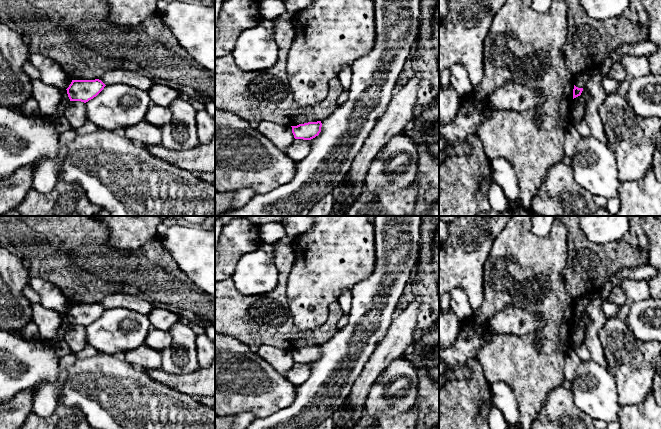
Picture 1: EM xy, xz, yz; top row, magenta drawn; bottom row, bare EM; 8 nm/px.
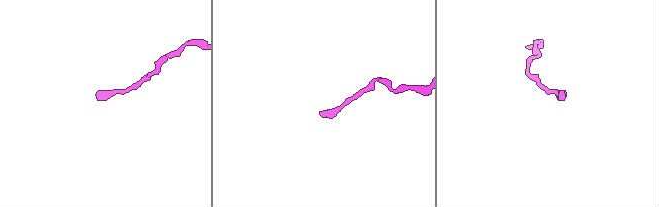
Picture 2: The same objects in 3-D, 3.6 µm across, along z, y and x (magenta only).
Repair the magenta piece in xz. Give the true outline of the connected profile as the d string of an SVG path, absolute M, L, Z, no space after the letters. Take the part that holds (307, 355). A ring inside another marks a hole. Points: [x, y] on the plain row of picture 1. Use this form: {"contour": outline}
{"contour": "M321 345L308 346L291 351L295 363L311 364L321 356L322 347Z"}

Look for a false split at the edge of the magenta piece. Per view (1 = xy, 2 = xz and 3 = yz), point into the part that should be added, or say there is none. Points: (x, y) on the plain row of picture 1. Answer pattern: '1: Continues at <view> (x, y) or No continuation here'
1: No continuation here
2: No continuation here
3: No continuation here

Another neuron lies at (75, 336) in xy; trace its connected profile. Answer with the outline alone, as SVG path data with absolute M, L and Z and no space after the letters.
M70 325L65 332L63 340L67 342L72 352L81 351L88 345L86 328L81 325Z

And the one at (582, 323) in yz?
M584 312L581 319L573 323L573 327L582 328L585 330L589 321L588 315Z

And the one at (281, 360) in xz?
M260 345L257 347L256 353L285 378L286 372L295 363L291 350L282 350L273 346Z

